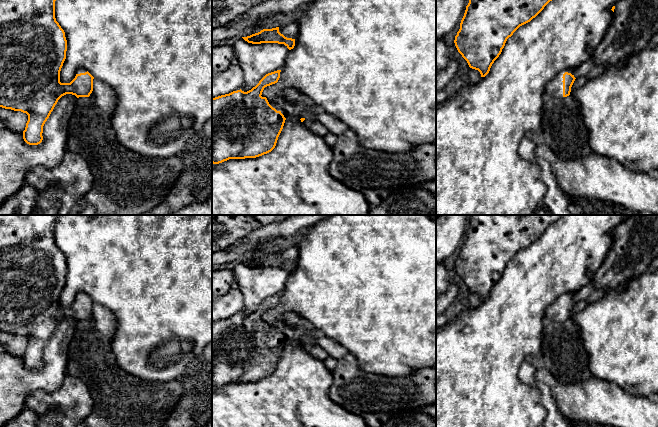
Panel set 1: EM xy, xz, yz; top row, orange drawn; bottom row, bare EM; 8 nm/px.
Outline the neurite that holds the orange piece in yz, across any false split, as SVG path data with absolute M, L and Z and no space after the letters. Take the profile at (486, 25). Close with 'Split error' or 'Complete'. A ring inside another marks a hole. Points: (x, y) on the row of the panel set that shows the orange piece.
M469 0L460 29L455 36L455 46L470 68L478 70L481 77L485 77L499 57L509 37L522 25L535 18L552 0Z. Complete

